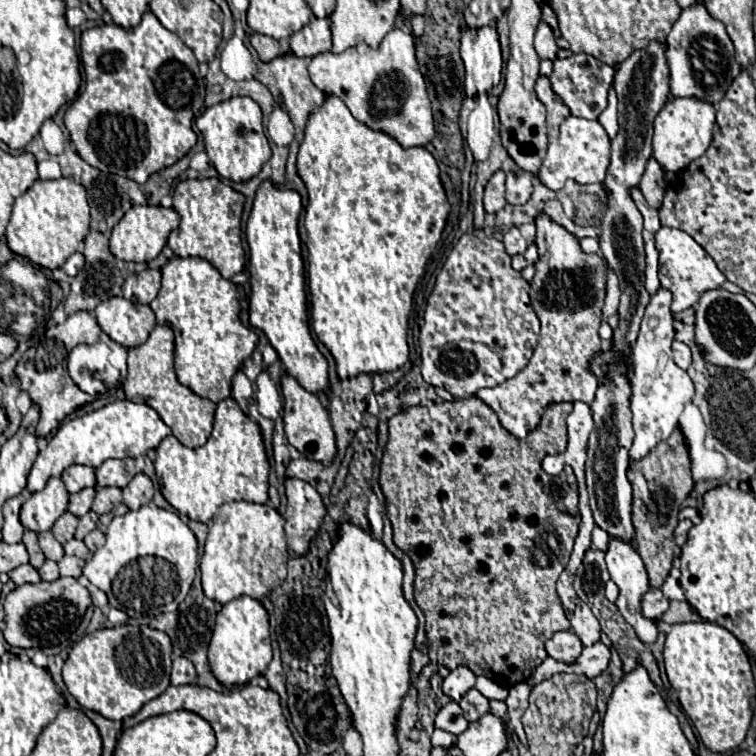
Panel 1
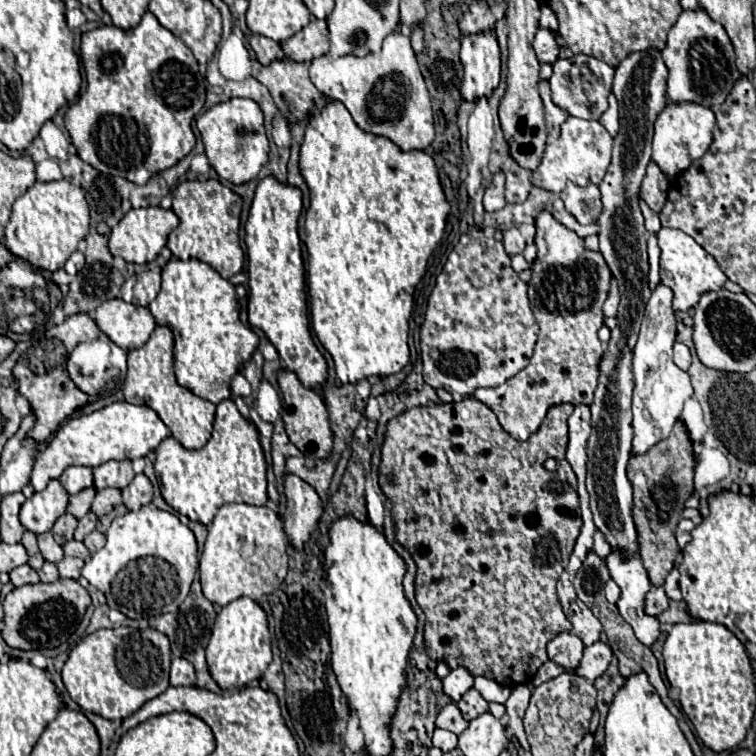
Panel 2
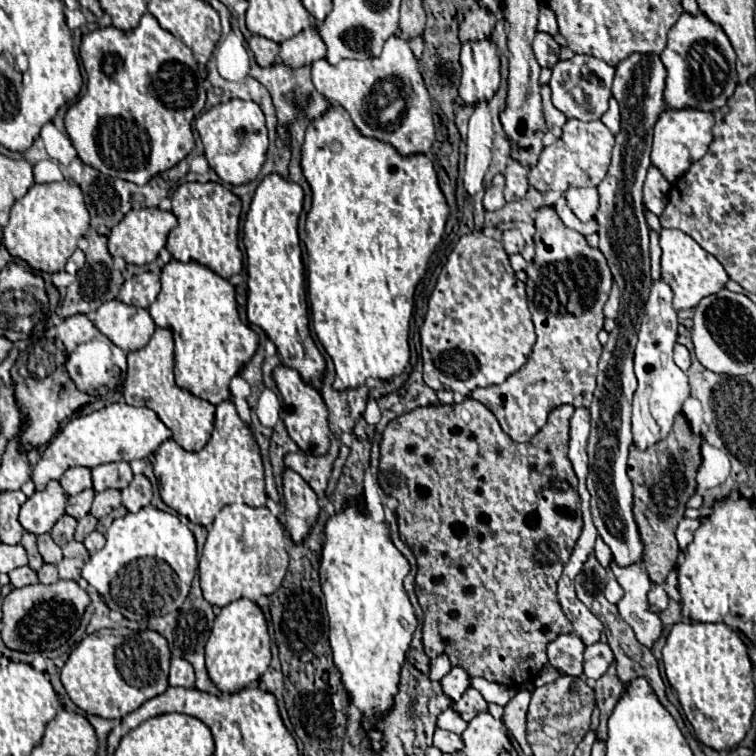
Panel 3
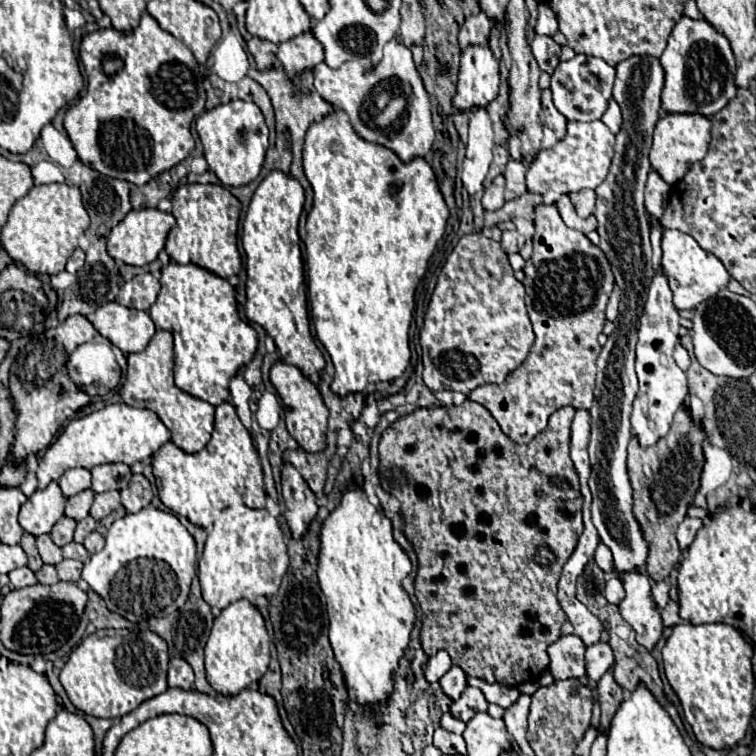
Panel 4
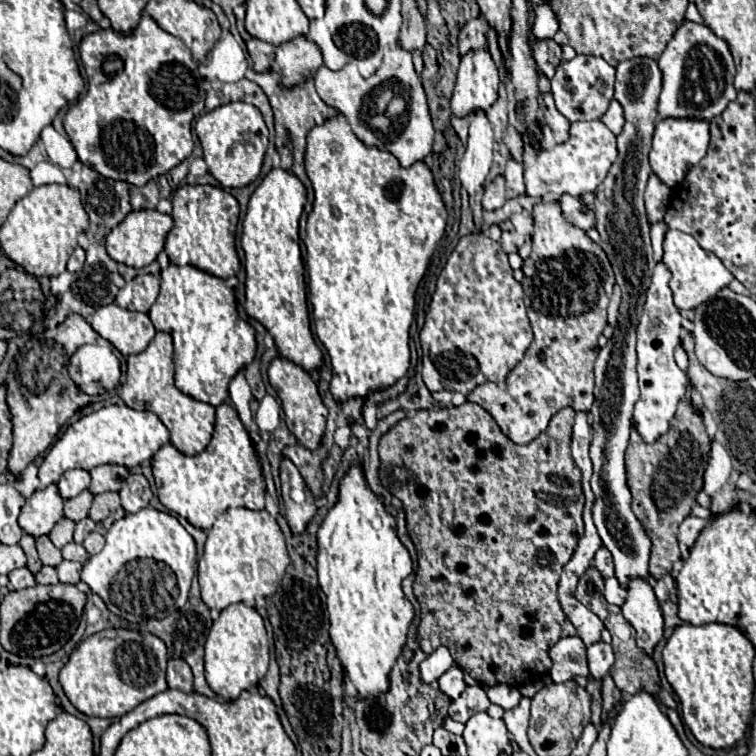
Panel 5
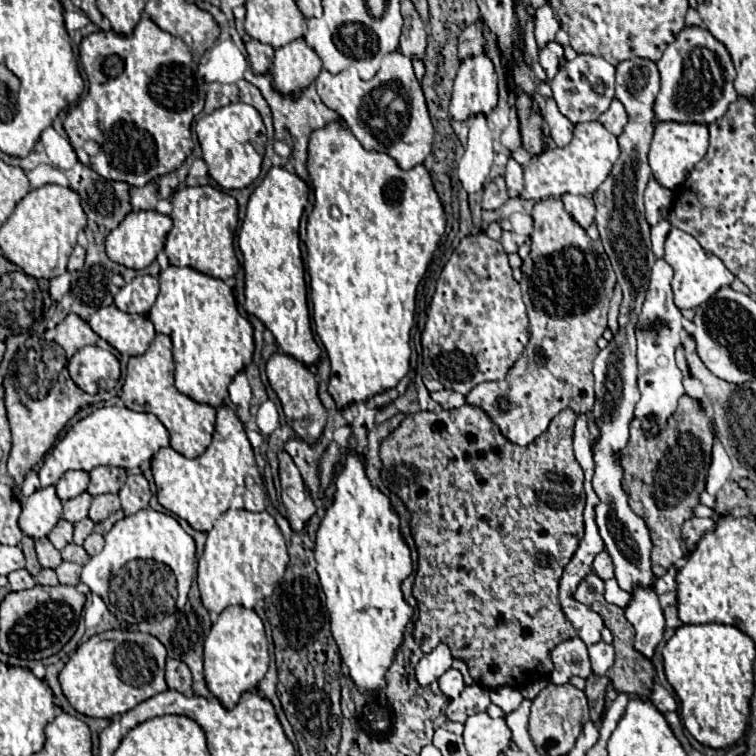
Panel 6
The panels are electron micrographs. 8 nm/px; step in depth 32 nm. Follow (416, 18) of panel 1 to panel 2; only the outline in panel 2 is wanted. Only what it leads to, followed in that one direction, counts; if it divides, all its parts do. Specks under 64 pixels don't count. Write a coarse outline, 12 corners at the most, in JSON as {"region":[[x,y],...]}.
{"region":[[418,24],[411,33],[411,45],[416,54],[423,49],[424,28]]}

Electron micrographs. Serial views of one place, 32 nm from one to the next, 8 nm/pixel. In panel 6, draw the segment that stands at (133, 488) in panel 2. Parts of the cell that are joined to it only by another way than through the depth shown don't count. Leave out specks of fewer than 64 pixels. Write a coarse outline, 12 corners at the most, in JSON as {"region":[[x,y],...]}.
{"region":[[130,474],[120,496],[126,516],[148,508],[148,480]]}

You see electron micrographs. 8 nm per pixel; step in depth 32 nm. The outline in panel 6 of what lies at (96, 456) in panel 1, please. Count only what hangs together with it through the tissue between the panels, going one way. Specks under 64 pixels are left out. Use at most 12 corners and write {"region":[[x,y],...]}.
{"region":[[104,406],[70,428],[38,476],[130,470],[170,446],[154,414]]}

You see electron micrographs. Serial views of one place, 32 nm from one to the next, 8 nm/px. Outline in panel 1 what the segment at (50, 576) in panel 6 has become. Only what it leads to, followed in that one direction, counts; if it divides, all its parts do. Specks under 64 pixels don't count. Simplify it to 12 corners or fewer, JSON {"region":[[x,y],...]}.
{"region":[[46,560],[38,572],[44,582],[60,578],[58,564]]}

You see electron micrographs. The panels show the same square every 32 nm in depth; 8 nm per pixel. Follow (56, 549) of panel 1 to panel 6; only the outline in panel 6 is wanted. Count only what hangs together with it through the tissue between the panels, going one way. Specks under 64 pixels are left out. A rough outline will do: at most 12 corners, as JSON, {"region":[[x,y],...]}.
{"region":[[48,538],[36,540],[36,554],[42,568],[62,564],[60,552]]}

